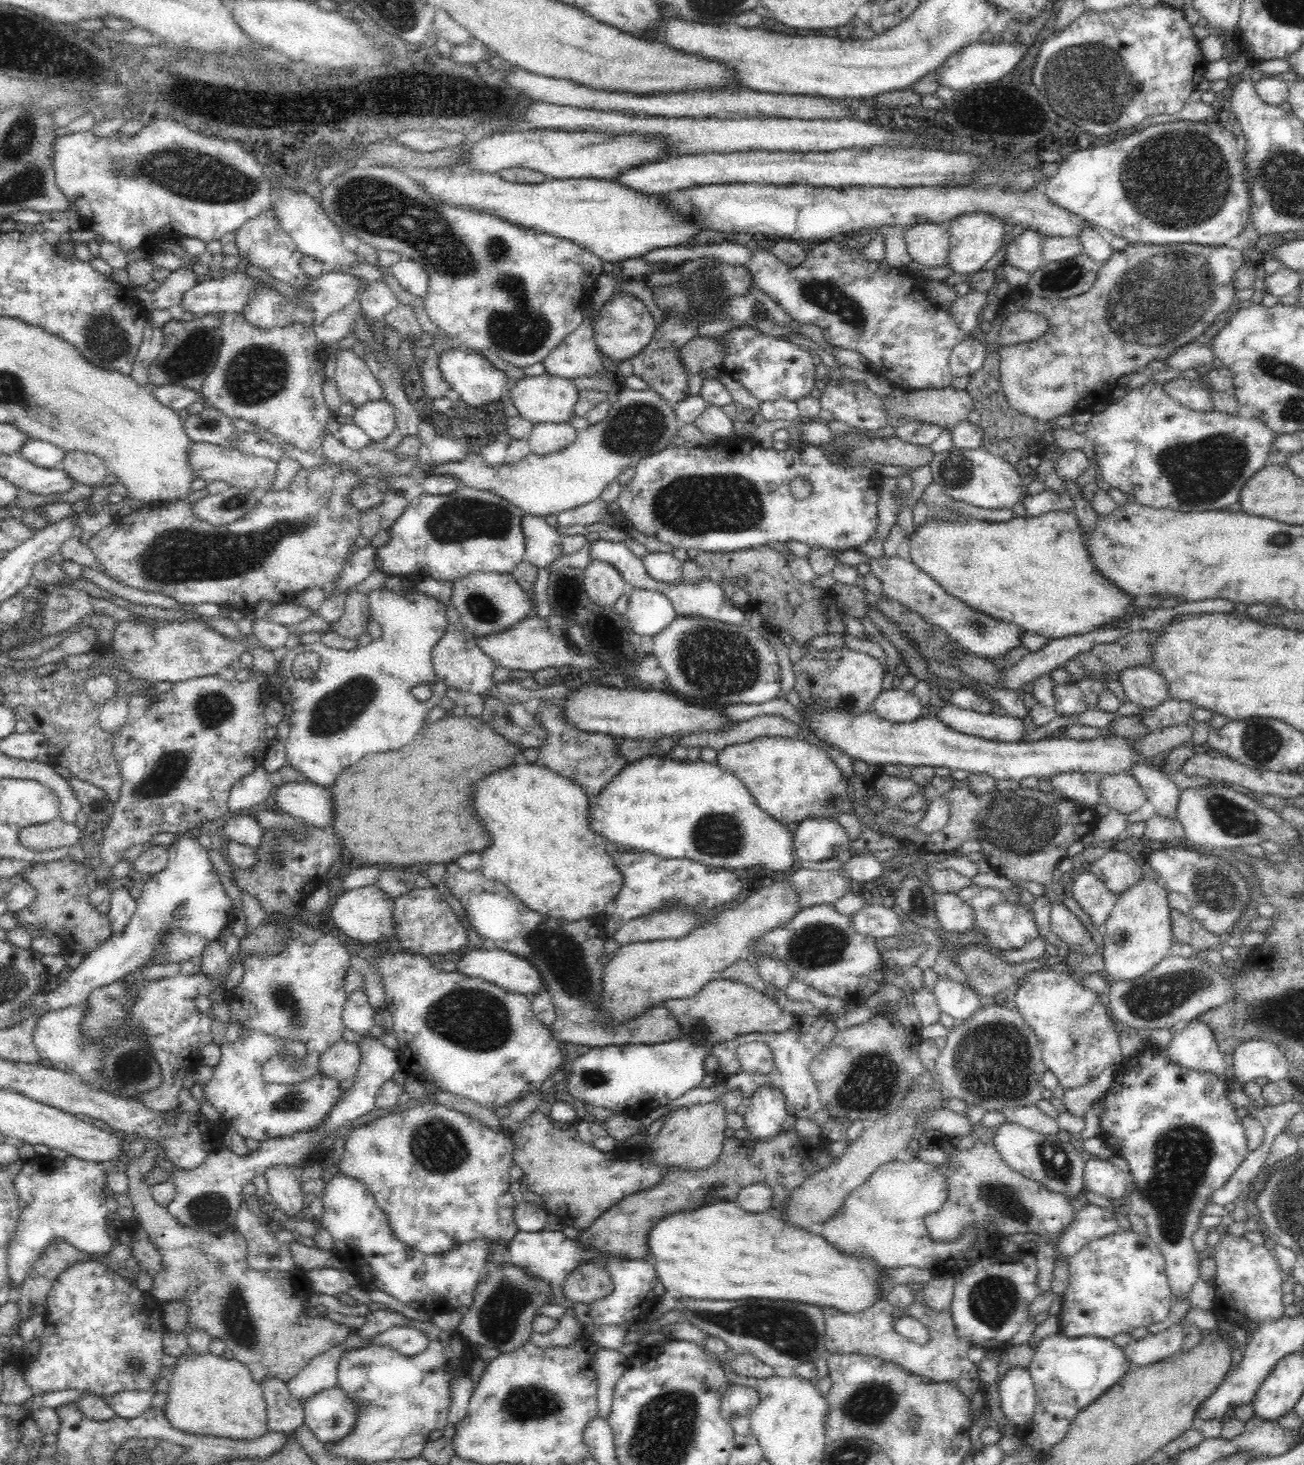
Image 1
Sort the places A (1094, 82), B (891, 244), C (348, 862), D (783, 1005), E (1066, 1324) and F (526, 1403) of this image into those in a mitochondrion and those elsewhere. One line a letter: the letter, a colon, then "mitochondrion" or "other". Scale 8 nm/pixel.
A: mitochondrion
B: other
C: other
D: other
E: other
F: mitochondrion

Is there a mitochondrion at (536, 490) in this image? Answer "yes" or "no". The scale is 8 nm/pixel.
no

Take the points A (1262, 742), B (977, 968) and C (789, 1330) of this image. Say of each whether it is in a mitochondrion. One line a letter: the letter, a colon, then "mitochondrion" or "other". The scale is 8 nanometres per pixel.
A: mitochondrion
B: mitochondrion
C: mitochondrion

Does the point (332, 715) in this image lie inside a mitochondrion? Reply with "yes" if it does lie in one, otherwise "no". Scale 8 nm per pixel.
yes

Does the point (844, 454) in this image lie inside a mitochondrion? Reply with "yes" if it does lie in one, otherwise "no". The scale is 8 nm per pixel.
yes

